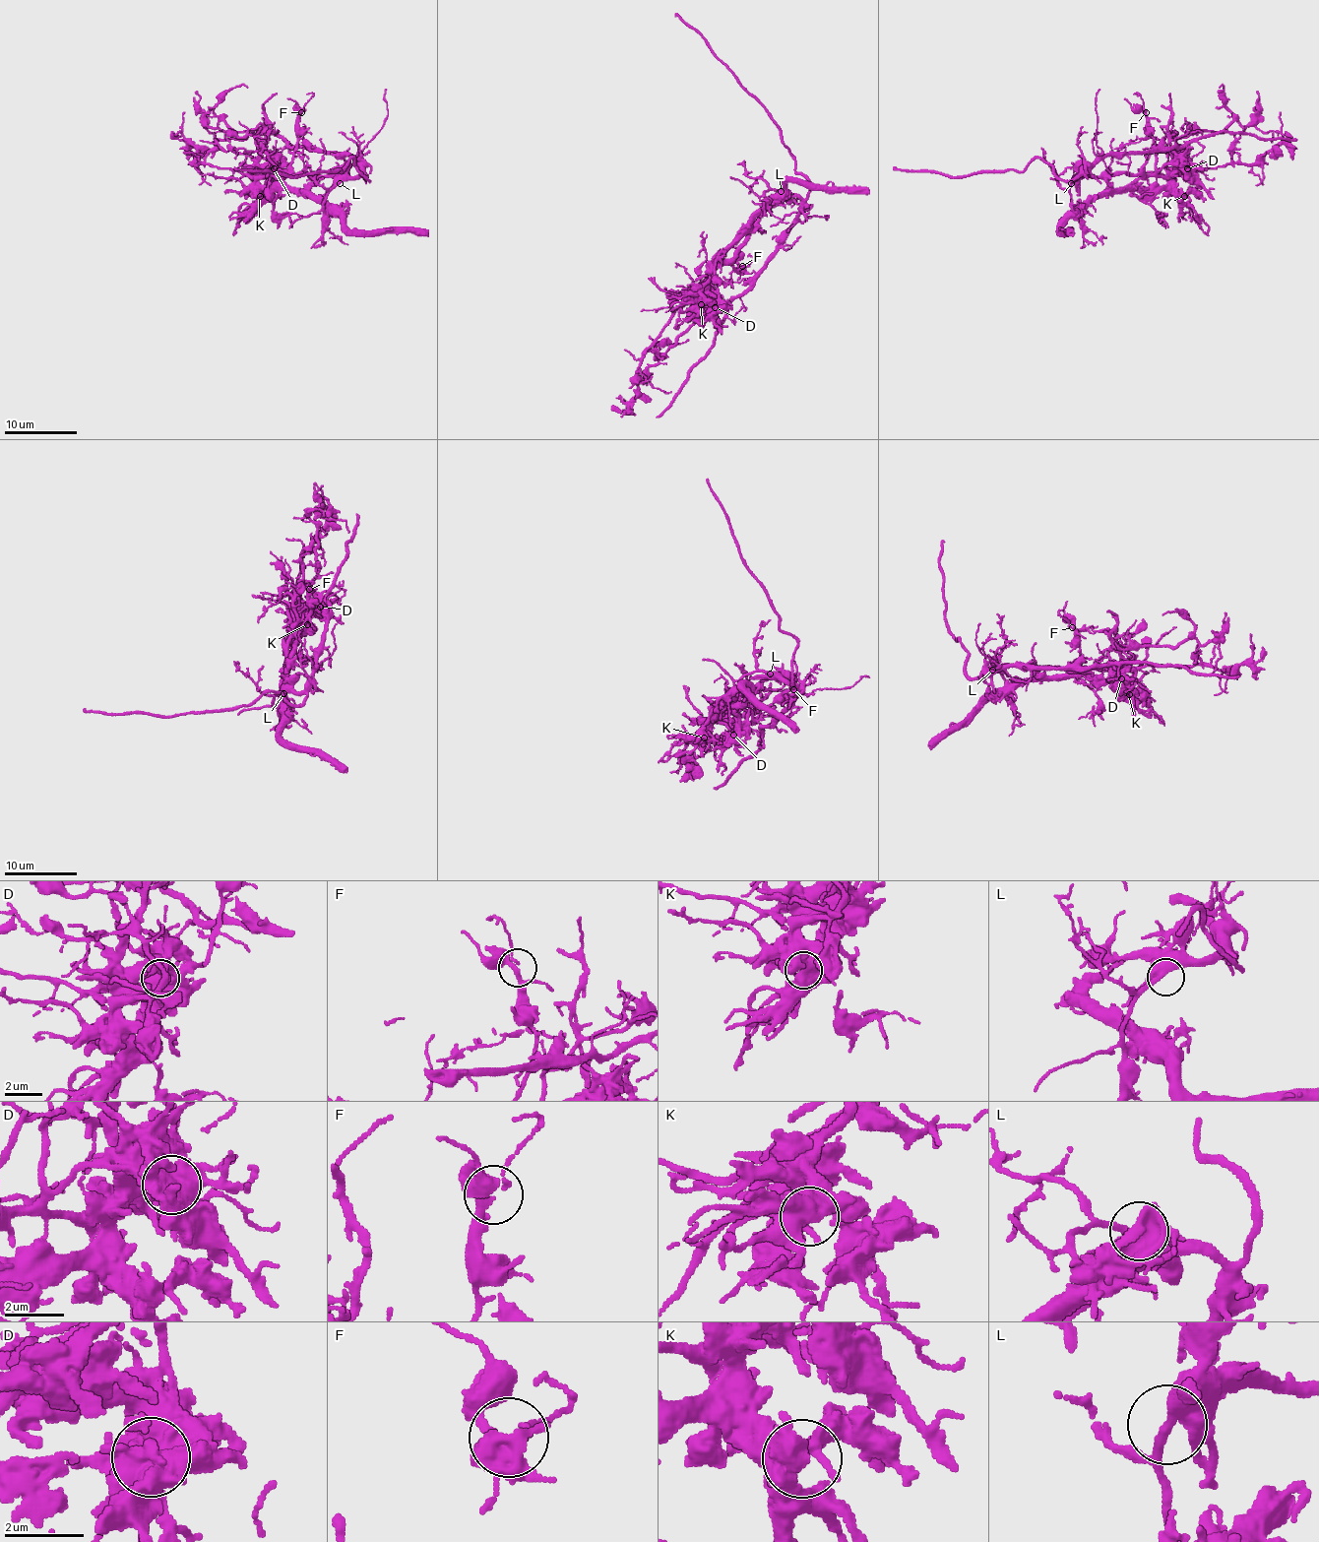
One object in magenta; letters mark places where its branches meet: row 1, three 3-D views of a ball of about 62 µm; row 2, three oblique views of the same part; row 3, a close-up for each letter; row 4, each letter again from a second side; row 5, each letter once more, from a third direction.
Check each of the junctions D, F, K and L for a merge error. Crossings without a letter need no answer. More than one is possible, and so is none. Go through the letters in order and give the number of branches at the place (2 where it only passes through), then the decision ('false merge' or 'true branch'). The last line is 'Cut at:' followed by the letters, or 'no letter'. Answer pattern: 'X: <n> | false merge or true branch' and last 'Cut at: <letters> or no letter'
D: 5 | false merge
F: 3 | true branch
K: 5 | true branch
L: 2 | true branch
Cut at: D

